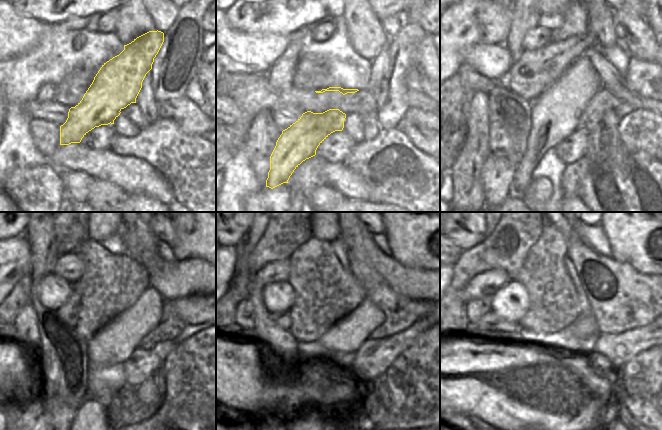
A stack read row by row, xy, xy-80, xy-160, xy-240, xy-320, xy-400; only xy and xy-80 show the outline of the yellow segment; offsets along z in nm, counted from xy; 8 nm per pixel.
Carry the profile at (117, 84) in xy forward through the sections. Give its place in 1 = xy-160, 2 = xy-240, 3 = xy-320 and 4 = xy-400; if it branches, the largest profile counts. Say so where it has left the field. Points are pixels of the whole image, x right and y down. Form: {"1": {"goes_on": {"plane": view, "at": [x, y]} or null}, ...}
{"1": {"goes_on": {"plane": "xy-160", "at": [555, 114]}}, "2": {"goes_on": {"plane": "xy-240", "at": [114, 343]}}, "3": {"goes_on": {"plane": "xy-320", "at": [350, 333]}}, "4": {"goes_on": {"plane": "xy-400", "at": [585, 326]}}}

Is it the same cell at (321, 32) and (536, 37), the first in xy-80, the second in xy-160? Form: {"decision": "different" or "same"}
{"decision": "same"}

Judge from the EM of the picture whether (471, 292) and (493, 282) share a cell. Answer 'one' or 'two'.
one

